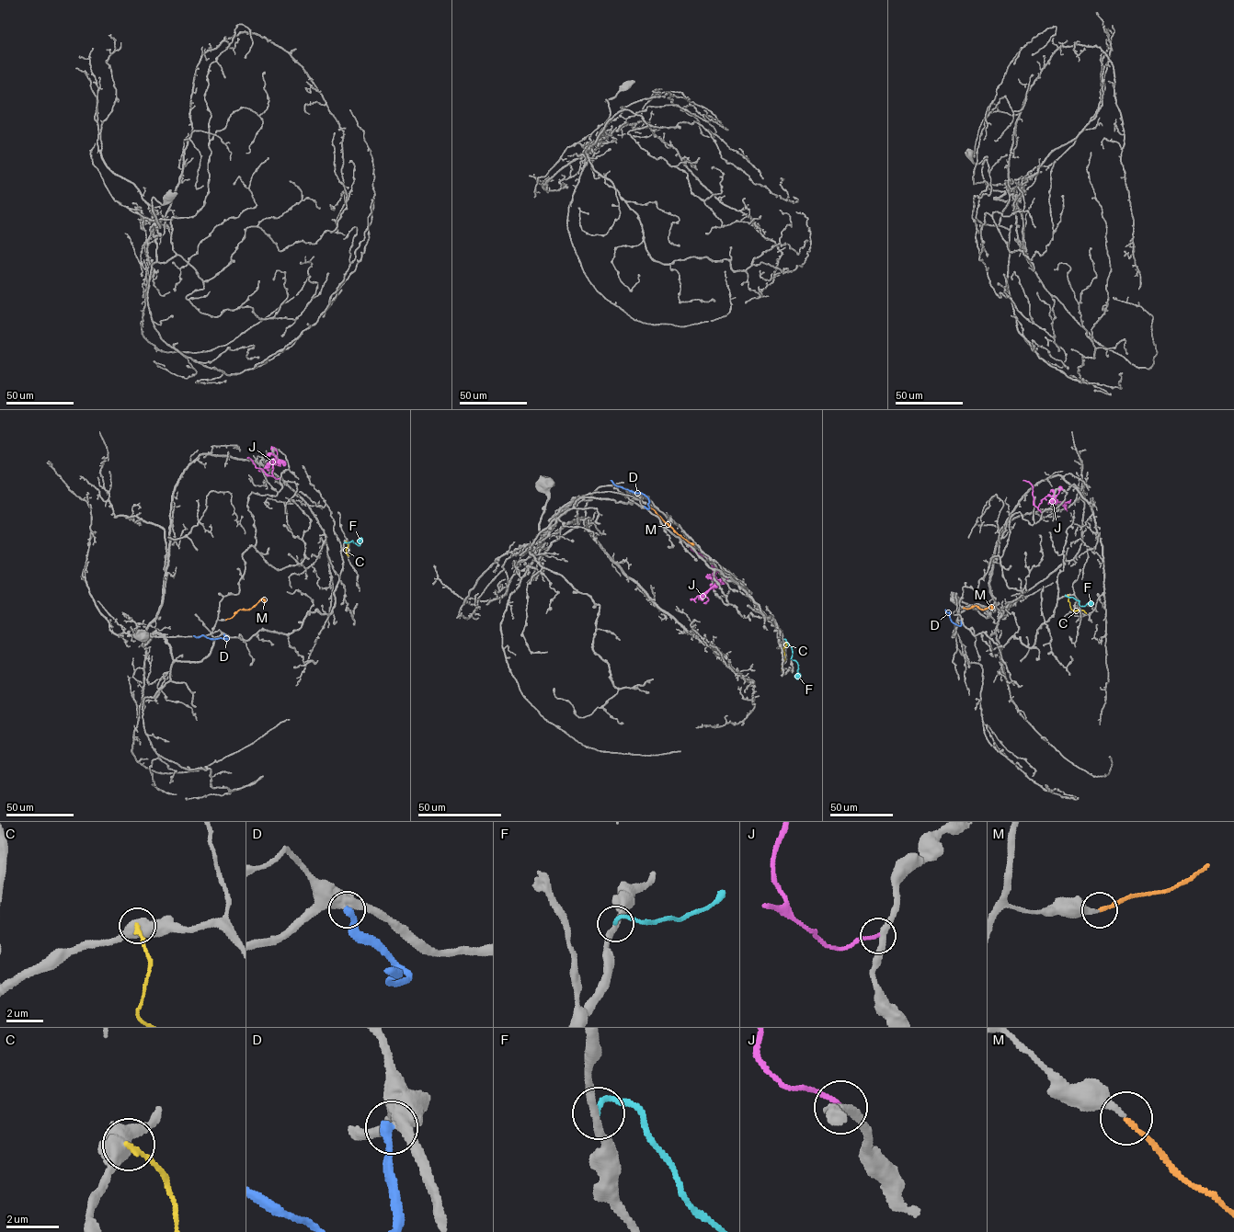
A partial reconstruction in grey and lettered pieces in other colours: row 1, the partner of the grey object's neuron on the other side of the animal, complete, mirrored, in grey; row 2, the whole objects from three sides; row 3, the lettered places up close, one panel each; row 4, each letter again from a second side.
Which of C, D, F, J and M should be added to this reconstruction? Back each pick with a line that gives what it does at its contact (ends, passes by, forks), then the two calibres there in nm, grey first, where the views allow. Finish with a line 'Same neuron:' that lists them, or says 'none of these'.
M: It ends there. Thickness 260 nm (grey) against 190 nm
Same neuron: M

